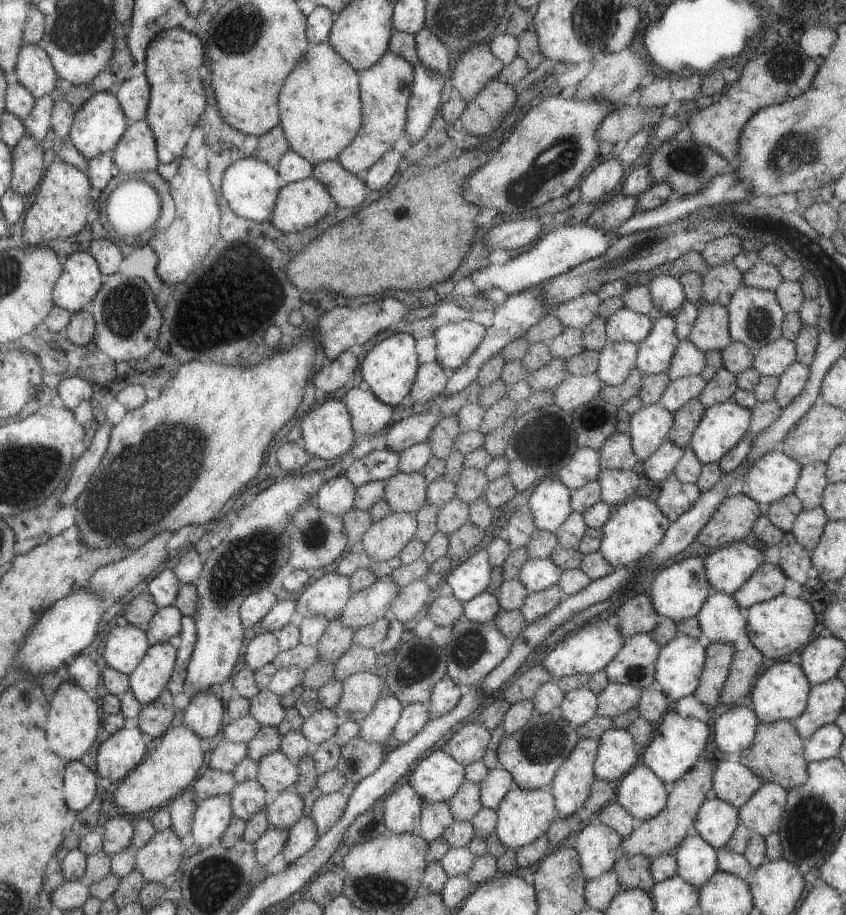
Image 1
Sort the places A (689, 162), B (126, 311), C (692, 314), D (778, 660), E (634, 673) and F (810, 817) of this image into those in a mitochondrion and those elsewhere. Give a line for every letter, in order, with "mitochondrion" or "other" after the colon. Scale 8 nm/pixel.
A: mitochondrion
B: mitochondrion
C: other
D: other
E: mitochondrion
F: mitochondrion

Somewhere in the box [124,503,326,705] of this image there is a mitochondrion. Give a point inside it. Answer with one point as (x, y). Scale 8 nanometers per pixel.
(248, 561)

